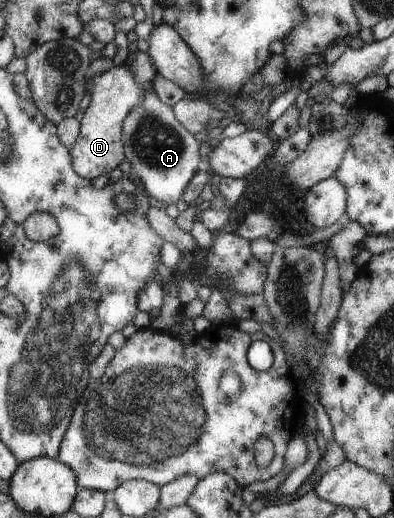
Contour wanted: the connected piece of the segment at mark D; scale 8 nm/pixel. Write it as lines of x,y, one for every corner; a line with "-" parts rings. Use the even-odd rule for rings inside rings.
124,63
96,73
85,82
85,90
90,94
90,102
79,121
79,135
69,153
77,175
90,180
100,174
108,176
124,160
121,124
132,108
144,100
145,89
137,83
128,64

